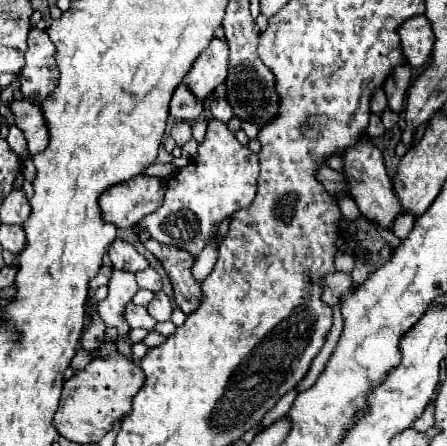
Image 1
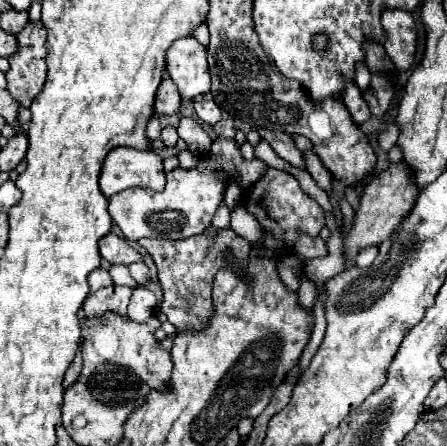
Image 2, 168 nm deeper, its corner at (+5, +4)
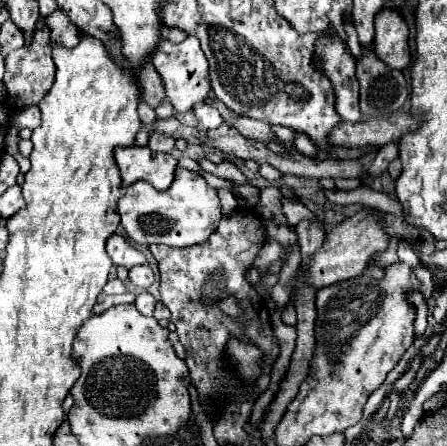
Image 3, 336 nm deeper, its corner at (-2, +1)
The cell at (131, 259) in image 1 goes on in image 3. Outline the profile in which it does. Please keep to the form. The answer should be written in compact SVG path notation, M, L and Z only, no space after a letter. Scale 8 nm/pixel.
M115 233L115 235L111 235L107 239L107 253L109 253L109 257L111 257L115 267L131 269L131 267L147 263L145 255L135 245L131 245L123 235L119 235L119 233Z

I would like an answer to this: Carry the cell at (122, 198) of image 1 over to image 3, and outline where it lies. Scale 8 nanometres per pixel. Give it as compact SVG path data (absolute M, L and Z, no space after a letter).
M117 147L115 161L121 171L121 187L135 181L149 181L163 191L173 183L177 159L171 153L155 153L149 147Z

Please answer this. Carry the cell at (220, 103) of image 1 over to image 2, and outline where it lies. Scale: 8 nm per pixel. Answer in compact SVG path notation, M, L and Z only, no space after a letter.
M196 98L194 108L198 108L198 118L206 124L216 124L220 120L220 108L214 104L214 100Z

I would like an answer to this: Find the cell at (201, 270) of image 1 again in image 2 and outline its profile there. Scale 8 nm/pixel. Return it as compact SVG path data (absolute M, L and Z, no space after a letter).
M224 202L216 210L216 216L212 220L212 226L216 226L216 228L228 228L230 226L230 210L228 210L228 206Z

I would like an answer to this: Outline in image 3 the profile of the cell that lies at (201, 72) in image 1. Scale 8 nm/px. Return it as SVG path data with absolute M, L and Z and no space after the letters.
M187 37L183 43L171 43L163 41L163 45L157 49L157 53L151 57L151 63L155 65L157 73L163 77L167 101L179 111L189 111L191 107L203 103L209 97L209 63L199 47L199 39Z

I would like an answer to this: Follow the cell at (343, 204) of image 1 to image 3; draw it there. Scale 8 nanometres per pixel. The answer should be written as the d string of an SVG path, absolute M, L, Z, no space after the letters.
M299 133L297 135L297 139L295 139L295 147L297 147L297 151L299 153L303 153L303 155L307 155L309 159L313 157L317 157L317 147L311 143L311 139L307 139L307 135L303 135L303 133Z

